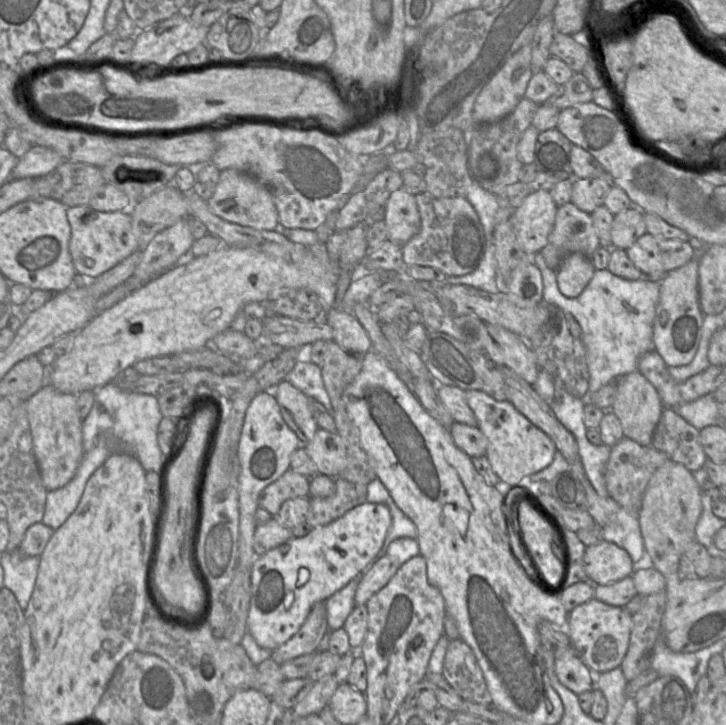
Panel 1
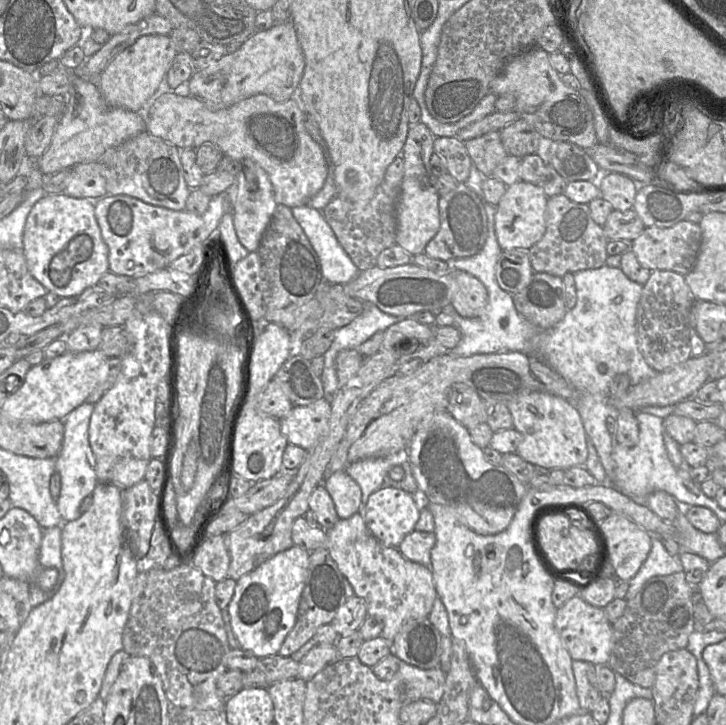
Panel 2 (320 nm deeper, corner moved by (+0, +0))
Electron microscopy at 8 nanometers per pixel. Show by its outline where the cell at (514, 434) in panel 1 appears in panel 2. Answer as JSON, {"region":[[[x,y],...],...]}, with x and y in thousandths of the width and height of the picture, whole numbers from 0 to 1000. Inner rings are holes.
{"region":[[[736,539],[697,554],[707,577],[707,590],[720,600],[709,625],[734,641],[756,648],[804,643],[810,629],[807,597],[793,563],[778,550],[749,539]]]}

